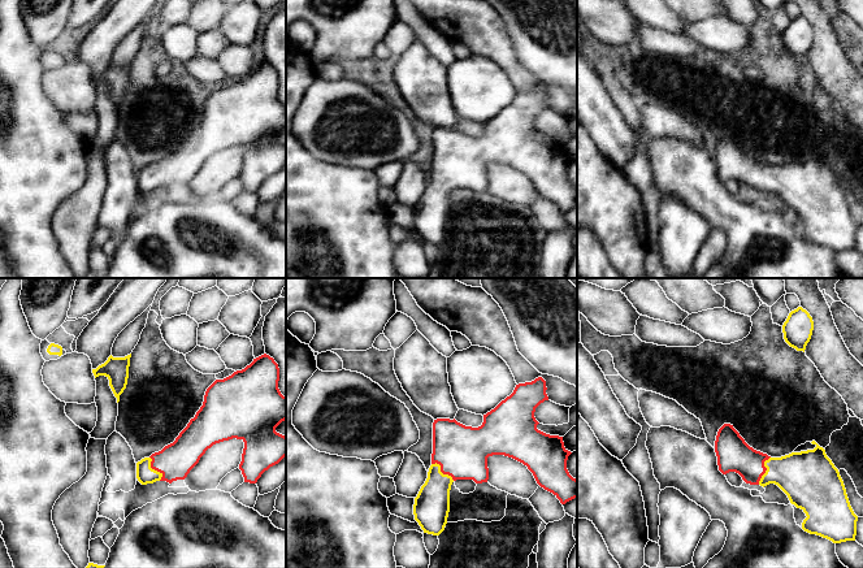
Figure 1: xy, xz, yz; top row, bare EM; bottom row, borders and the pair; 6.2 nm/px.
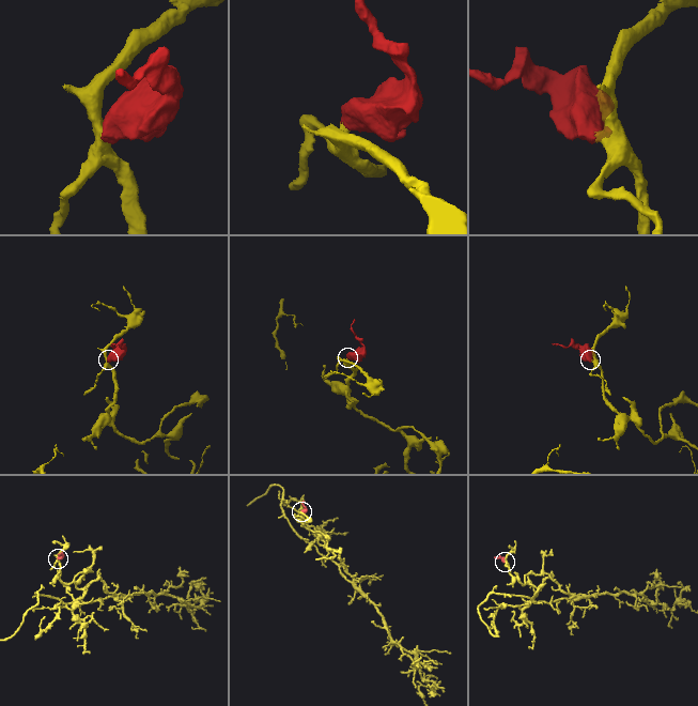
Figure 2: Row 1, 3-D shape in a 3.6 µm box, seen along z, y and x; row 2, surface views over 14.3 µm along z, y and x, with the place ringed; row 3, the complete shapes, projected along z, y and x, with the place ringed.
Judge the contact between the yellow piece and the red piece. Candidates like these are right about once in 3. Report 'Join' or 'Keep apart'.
Join

